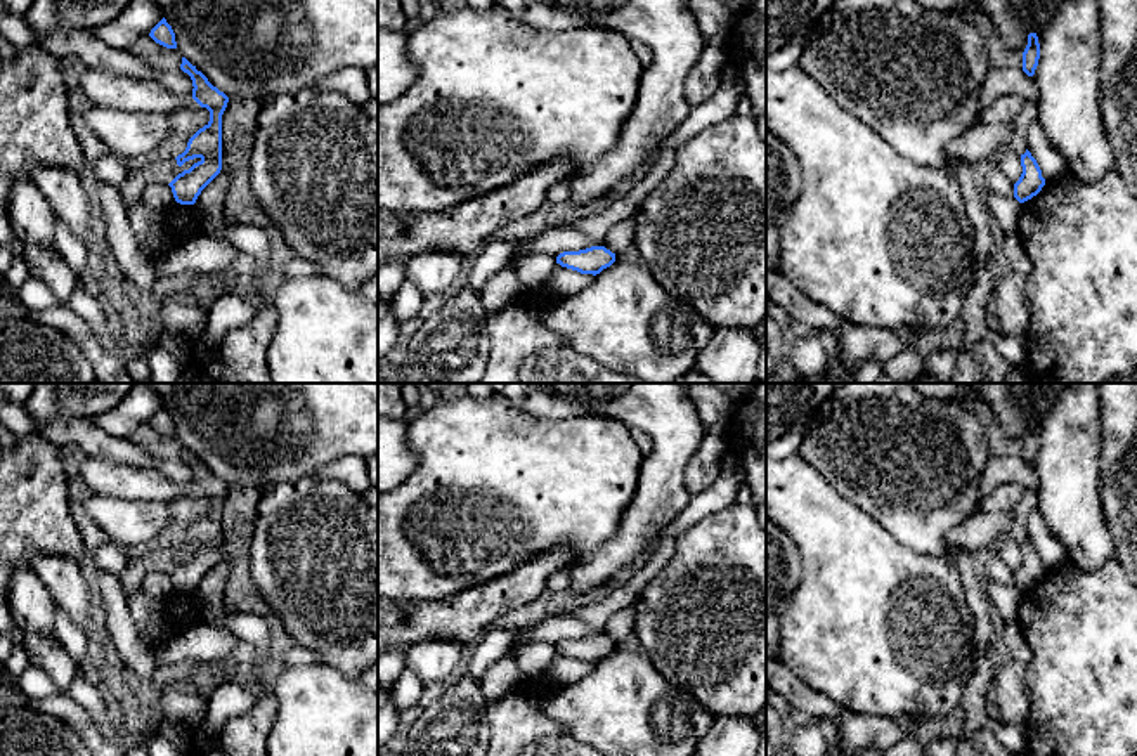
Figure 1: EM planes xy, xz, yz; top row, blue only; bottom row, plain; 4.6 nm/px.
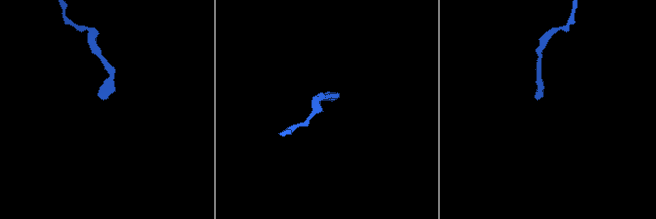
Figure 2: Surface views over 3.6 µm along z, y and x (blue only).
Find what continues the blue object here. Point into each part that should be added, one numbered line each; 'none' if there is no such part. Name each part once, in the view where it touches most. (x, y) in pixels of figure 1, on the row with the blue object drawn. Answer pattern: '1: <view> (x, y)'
none

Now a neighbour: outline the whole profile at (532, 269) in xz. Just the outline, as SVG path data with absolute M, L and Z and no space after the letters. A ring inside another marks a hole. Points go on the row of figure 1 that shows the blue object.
M520 253L515 258L515 270L522 295L530 295L541 288L555 269L556 258L548 253Z

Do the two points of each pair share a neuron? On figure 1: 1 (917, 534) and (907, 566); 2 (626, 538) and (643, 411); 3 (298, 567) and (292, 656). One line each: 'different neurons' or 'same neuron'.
1: different neurons
2: same neuron
3: different neurons

